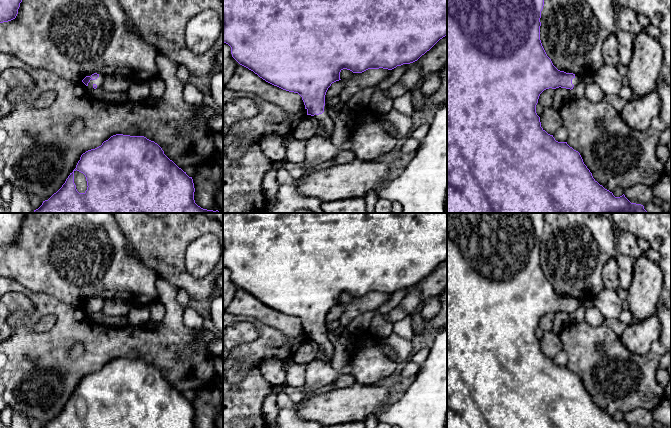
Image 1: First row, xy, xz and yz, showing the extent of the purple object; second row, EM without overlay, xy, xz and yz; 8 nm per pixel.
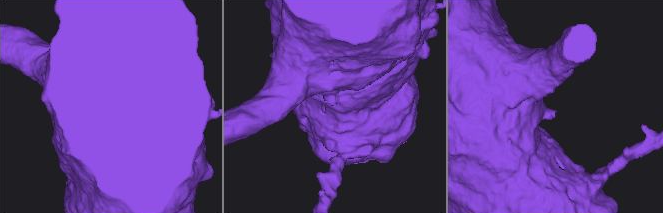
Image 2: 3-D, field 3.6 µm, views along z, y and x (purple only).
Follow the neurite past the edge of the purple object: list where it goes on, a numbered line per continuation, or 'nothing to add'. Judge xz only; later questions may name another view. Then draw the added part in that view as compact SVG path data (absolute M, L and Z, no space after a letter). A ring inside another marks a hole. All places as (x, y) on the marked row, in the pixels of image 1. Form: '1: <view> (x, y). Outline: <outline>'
1: xz (326, 129). Outline: M325 103L324 112L319 115L314 115L319 121L319 129L317 130L317 135L322 136L327 139L331 139L334 133L334 122L327 113L327 104Z

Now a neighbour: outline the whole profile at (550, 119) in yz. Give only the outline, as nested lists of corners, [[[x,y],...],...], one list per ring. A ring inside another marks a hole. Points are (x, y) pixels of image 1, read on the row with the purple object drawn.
[[[552,107],[543,108],[540,122],[543,130],[550,135],[554,135],[554,133],[563,126],[563,121],[560,117],[559,111]]]

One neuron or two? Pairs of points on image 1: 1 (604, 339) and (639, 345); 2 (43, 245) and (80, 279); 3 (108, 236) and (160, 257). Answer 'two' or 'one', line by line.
1: two
2: one
3: two

